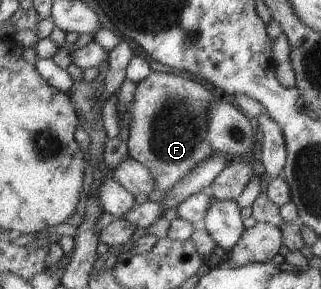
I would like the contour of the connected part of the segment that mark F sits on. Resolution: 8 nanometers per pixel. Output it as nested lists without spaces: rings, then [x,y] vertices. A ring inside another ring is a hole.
[[[151,71],[148,77],[137,83],[134,101],[128,105],[131,124],[128,127],[127,148],[129,157],[139,161],[153,175],[155,189],[169,190],[176,182],[182,181],[198,164],[201,164],[201,161],[216,154],[213,147],[205,140],[205,131],[207,130],[205,115],[209,105],[216,98],[214,97],[216,93],[202,81],[163,72]]]

